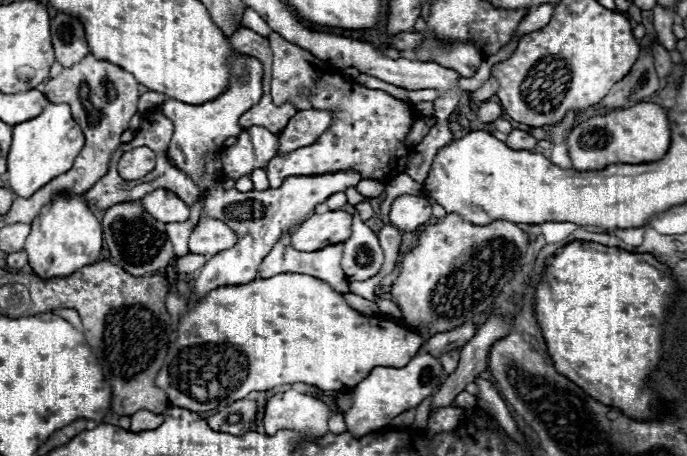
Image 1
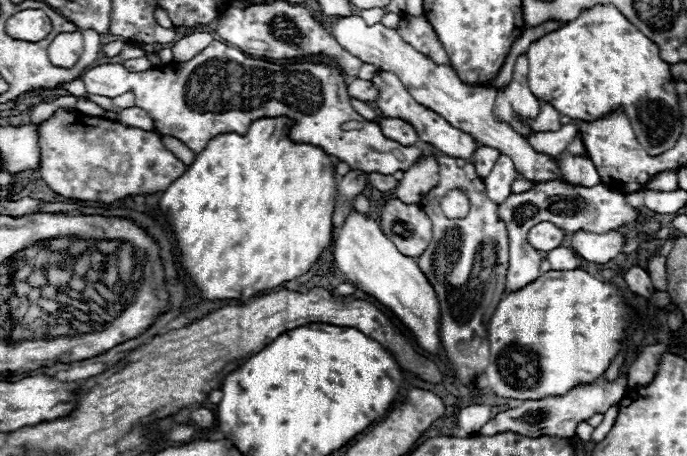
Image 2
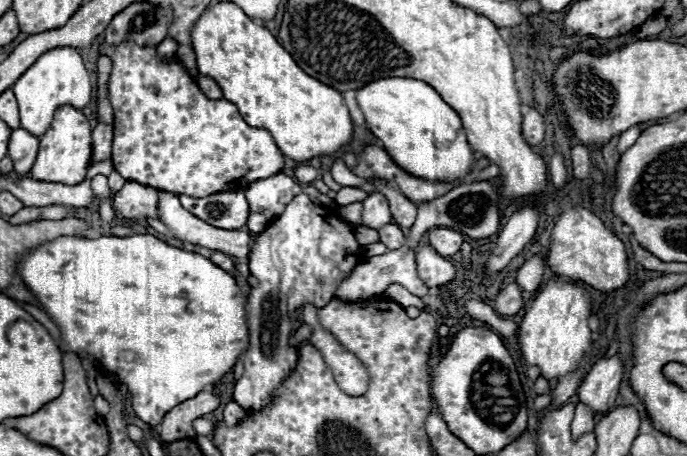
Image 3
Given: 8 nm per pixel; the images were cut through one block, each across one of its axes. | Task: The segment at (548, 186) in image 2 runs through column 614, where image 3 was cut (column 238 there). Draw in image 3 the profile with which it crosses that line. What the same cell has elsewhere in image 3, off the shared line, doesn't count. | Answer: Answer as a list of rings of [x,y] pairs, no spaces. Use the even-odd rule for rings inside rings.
[[[216,192],[206,198],[180,194],[180,202],[188,212],[218,228],[242,228],[250,214],[244,192]]]

